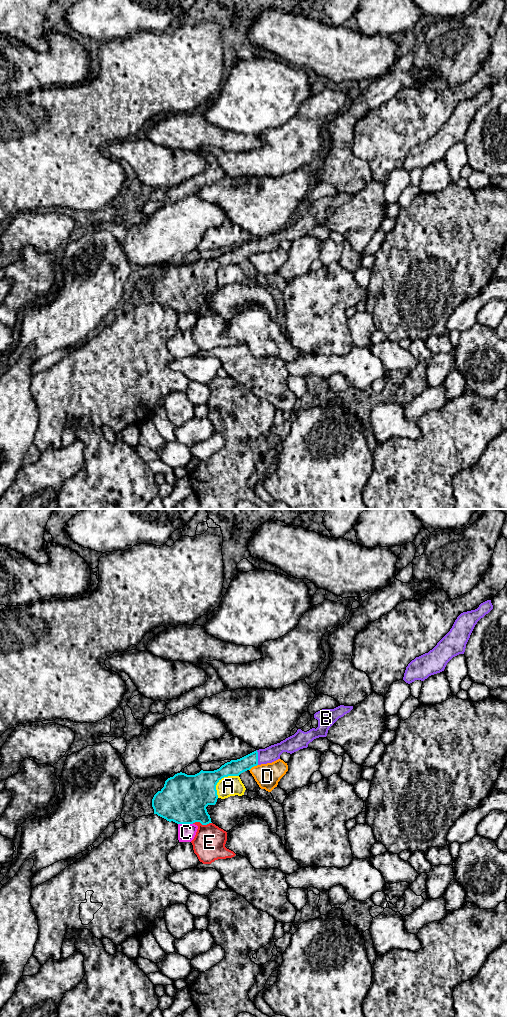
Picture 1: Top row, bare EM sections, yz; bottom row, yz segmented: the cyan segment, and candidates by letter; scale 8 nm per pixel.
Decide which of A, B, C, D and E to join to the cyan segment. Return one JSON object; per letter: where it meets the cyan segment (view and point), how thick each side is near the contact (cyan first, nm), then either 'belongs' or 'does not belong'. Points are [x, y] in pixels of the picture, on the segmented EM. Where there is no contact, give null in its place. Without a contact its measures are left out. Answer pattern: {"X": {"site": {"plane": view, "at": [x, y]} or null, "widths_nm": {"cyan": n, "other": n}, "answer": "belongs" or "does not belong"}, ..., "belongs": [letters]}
{"A": {"site": {"plane": "yz", "at": [220, 779]}, "widths_nm": {"cyan": 300, "other": 160}, "answer": "does not belong"}, "B": {"site": {"plane": "yz", "at": [257, 757]}, "widths_nm": {"cyan": 130, "other": 130}, "answer": "belongs"}, "C": {"site": {"plane": "yz", "at": [185, 823]}, "widths_nm": {"cyan": 380, "other": 140}, "answer": "does not belong"}, "D": {"site": {"plane": "yz", "at": [253, 766]}, "widths_nm": {"cyan": 130, "other": 200}, "answer": "does not belong"}, "E": {"site": {"plane": "yz", "at": [201, 823]}, "widths_nm": {"cyan": 380, "other": 260}, "answer": "does not belong"}, "belongs": ["B"]}

